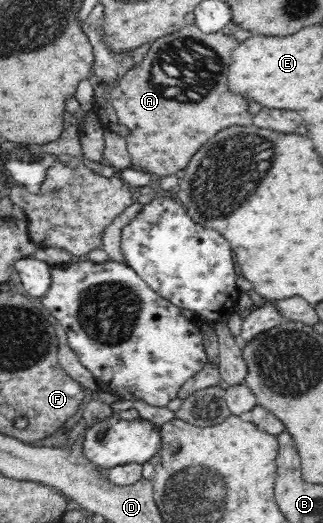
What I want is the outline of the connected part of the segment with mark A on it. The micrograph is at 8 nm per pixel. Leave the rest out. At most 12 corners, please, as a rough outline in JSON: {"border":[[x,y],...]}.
{"border":[[194,21],[108,93],[135,168],[184,169],[230,126],[238,44]]}

